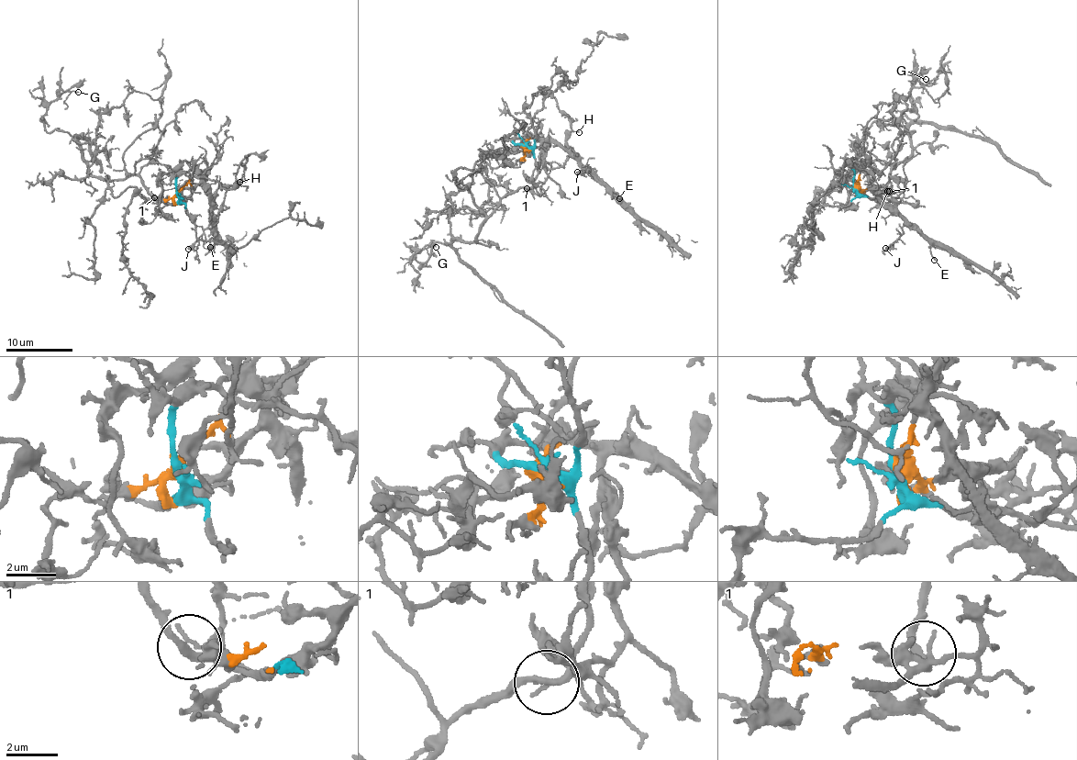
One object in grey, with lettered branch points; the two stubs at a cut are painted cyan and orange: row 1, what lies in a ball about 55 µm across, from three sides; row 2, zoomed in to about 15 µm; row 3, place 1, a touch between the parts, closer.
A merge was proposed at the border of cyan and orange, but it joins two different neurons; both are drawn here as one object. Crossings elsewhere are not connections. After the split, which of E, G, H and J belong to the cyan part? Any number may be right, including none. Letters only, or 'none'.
G

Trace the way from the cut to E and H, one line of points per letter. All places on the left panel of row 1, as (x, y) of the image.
E: (178, 194), (192, 174), (197, 174), (203, 181), (216, 230), (214, 243), (210, 248)
H: (178, 194), (192, 174), (197, 174), (213, 199), (219, 186), (239, 182)

